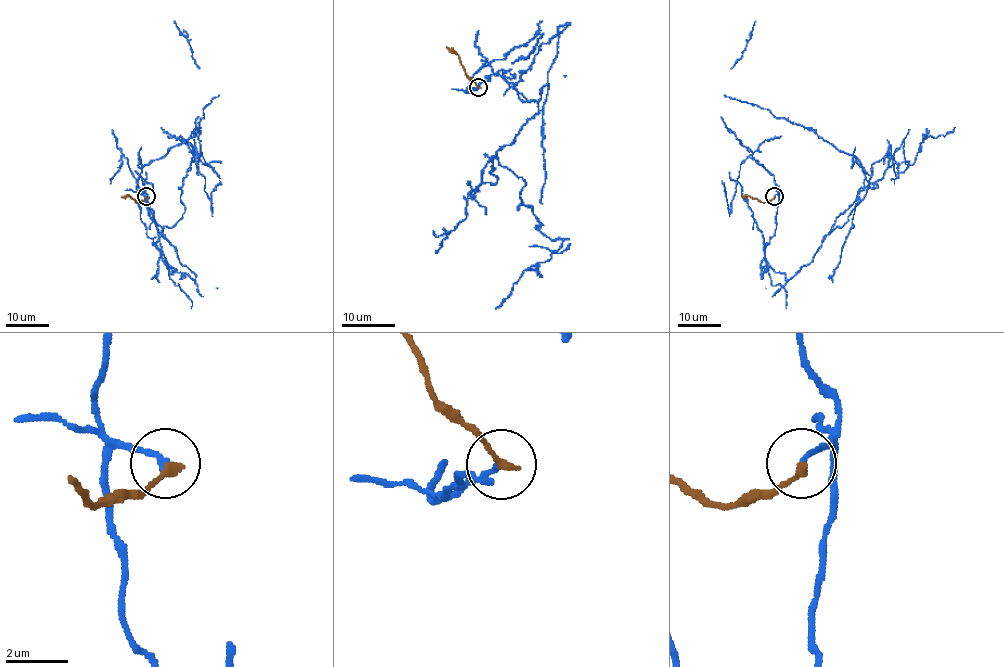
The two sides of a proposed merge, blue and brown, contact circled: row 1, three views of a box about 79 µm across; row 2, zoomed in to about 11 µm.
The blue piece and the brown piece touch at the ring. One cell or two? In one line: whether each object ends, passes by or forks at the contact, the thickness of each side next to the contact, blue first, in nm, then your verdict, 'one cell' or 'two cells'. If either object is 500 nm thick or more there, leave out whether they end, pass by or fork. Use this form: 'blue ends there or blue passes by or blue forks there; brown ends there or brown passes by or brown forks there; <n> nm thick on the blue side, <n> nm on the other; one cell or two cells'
blue ends there; brown ends there; 190 nm thick on the blue side, 280 nm on the other; two cells

